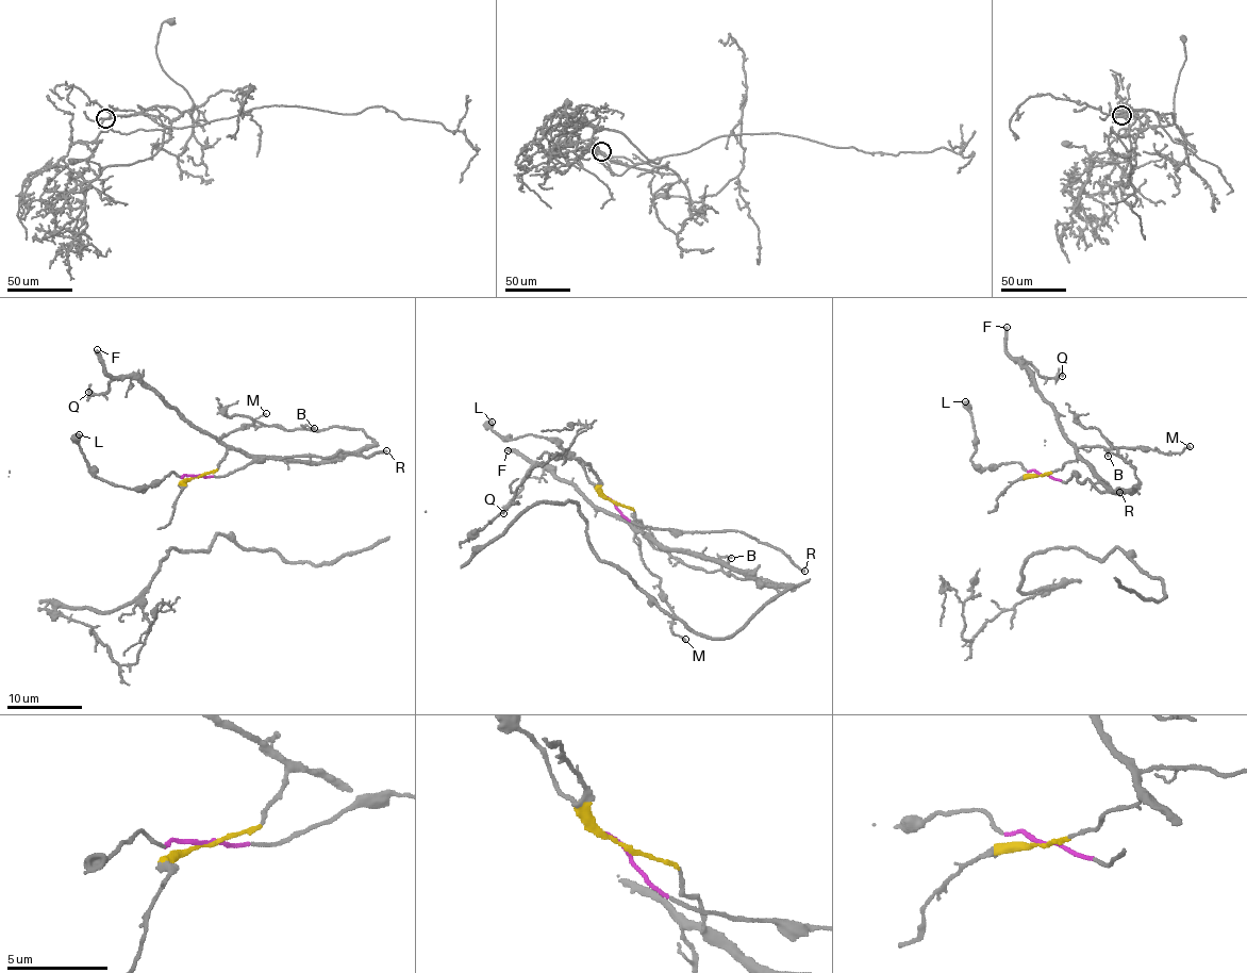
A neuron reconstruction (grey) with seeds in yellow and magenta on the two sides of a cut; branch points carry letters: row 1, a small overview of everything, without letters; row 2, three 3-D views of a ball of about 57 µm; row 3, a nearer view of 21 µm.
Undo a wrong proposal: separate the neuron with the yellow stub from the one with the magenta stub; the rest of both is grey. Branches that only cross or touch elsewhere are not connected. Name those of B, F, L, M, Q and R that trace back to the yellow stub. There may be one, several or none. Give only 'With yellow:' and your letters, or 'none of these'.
With yellow: B, F, M, Q

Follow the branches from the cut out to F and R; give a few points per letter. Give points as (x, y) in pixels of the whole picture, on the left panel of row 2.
F: (198, 477), (214, 473), (227, 447), (195, 428), (134, 379), (112, 377), (103, 367), (97, 349)
R: (198, 475), (214, 476), (266, 459), (325, 457), (341, 451), (373, 456), (386, 449)

